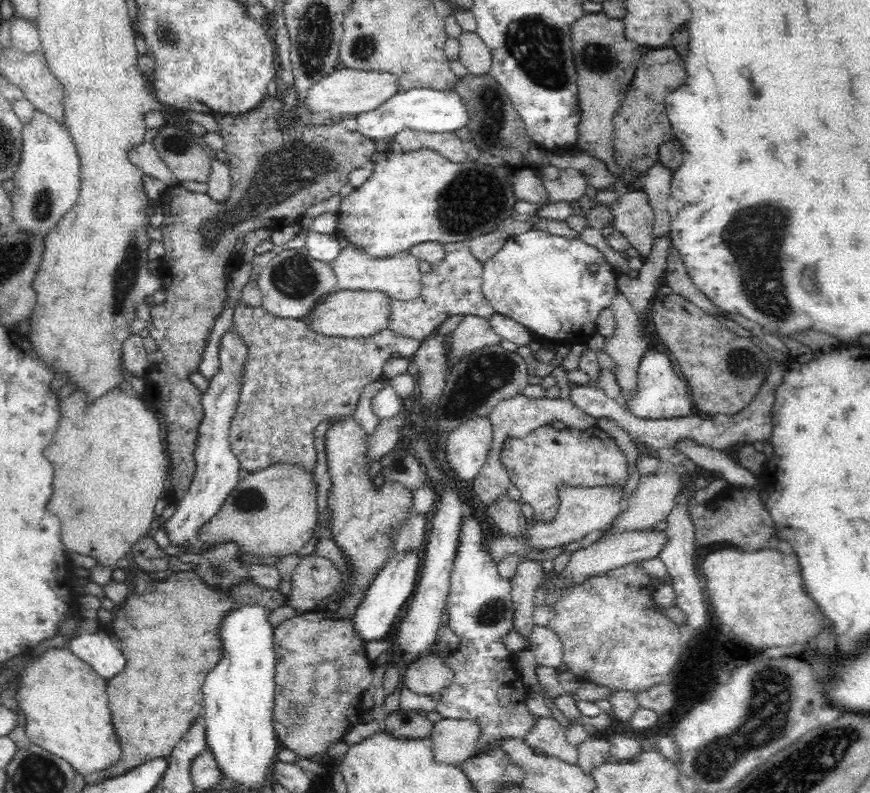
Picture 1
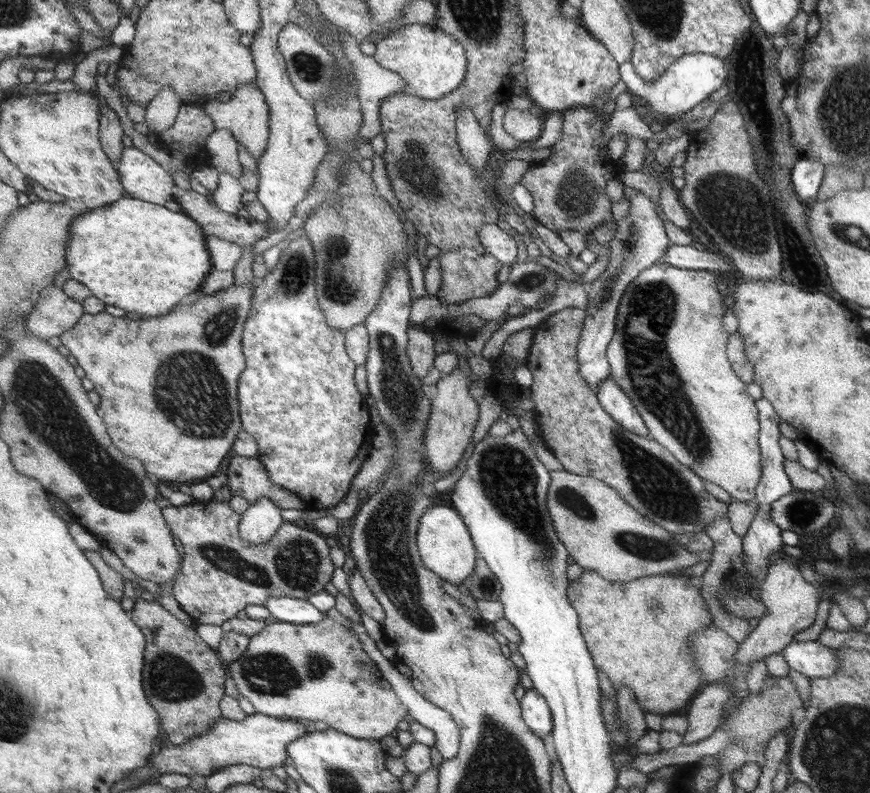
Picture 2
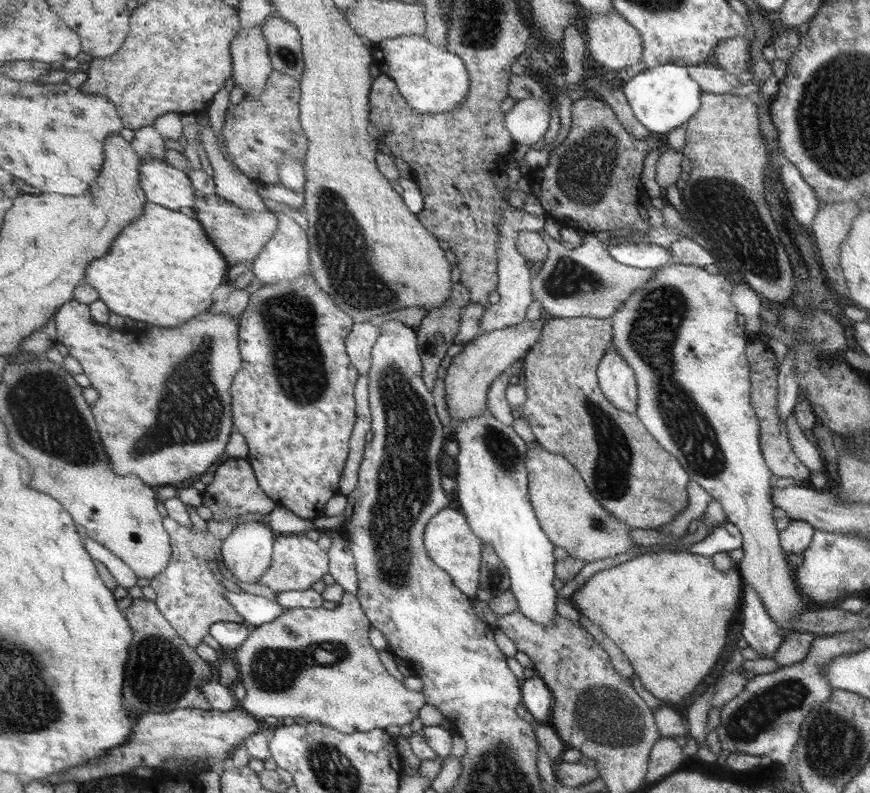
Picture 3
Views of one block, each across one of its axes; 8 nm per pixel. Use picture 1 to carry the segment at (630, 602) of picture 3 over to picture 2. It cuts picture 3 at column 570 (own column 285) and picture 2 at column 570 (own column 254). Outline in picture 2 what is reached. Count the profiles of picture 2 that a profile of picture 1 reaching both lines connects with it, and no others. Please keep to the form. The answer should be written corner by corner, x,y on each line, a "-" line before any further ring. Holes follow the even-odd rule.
589,569
583,570
577,580
569,583
568,599
580,615
580,629
592,655
593,664
607,675
613,686
631,686
641,712
668,715
669,710
679,710
687,704
689,698
694,697
695,690
701,684
702,674
698,664
693,662
689,654
687,638
693,632
699,632
712,624
701,597
698,580
668,572
620,583
605,580

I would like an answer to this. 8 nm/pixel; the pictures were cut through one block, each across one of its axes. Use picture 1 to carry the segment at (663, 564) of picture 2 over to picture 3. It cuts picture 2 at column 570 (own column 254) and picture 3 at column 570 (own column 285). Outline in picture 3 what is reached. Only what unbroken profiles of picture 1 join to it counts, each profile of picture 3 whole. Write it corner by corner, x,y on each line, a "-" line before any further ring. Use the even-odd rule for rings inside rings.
537,442
525,444
528,448
528,498
545,536
548,536
555,546
563,548
571,558
584,563
613,558
635,546
629,537
628,525
609,515
609,512
600,506
596,498
589,493
575,466
565,461
564,457
545,450

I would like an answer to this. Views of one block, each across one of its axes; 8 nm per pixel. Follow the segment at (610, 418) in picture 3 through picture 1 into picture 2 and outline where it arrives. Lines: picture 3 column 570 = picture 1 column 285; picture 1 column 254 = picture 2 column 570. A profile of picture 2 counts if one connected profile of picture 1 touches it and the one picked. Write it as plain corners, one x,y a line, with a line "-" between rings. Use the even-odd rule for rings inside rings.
562,308
561,310
550,314
532,330
532,344
529,348
524,366
529,370
532,376
532,382
528,388
530,390
531,402
533,402
532,412
535,412
536,424
540,426
541,437
544,438
545,447
547,447
547,450
549,450
553,457
557,459
557,462
561,464
564,471
576,473
577,476
593,477
597,480
604,481
609,488
616,490
617,494
619,494
629,506
632,506
633,509
640,513
641,516
648,517
649,520
653,521
656,525
660,525
661,528
667,529
670,533
704,532
704,528
708,527
708,524
712,523
713,519
716,519
717,517
727,517
727,505
717,501
717,499
709,495
709,493
704,490
703,480
697,477
697,474
691,472
689,468
681,465
667,449
662,448
656,441
653,441
650,438
635,436
633,432
625,431
621,428
620,424
617,424
617,421
614,421
612,417
608,415
608,412
605,412
604,407
596,399
596,393
593,392
592,388
587,384
587,381
580,375
579,361
577,360
577,343
580,340
585,317
585,312
580,308

